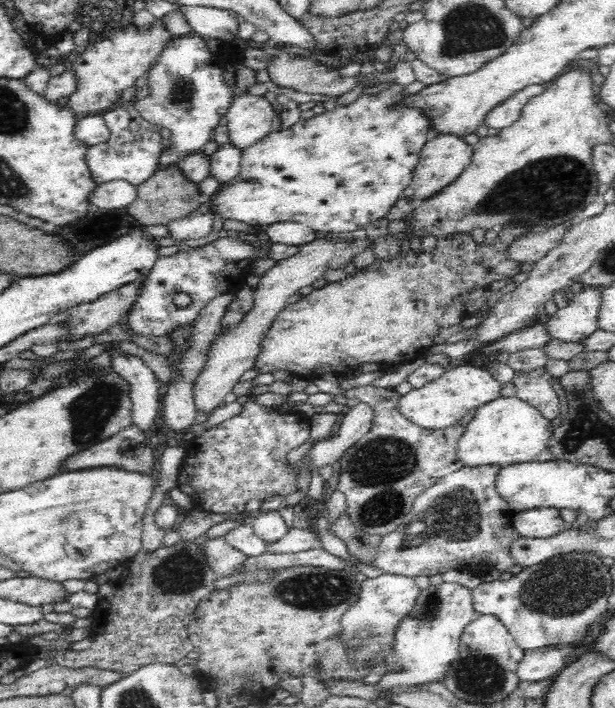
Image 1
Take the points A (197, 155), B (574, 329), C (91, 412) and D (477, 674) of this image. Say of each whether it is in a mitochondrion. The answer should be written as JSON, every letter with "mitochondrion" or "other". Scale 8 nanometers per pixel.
{"A":"other","B":"other","C":"mitochondrion","D":"mitochondrion"}

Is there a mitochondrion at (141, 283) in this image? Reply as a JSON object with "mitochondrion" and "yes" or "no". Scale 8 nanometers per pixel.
{"mitochondrion":"no"}

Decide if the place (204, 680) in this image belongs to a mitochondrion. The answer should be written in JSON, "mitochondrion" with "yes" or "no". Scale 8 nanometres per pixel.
{"mitochondrion":"no"}

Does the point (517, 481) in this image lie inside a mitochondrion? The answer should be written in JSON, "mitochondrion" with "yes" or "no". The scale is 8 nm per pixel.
{"mitochondrion":"no"}

